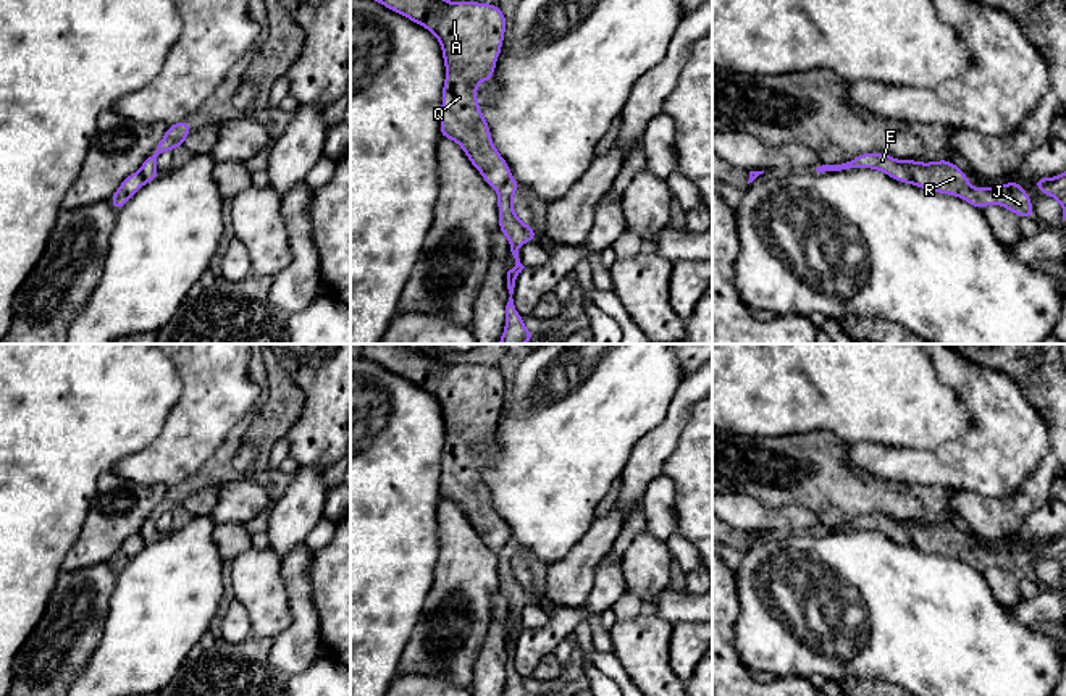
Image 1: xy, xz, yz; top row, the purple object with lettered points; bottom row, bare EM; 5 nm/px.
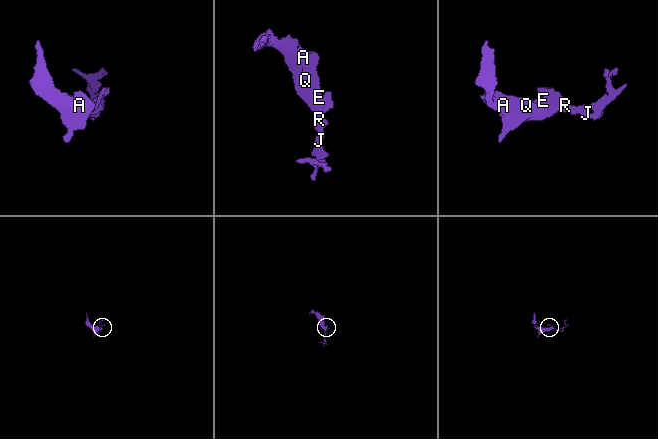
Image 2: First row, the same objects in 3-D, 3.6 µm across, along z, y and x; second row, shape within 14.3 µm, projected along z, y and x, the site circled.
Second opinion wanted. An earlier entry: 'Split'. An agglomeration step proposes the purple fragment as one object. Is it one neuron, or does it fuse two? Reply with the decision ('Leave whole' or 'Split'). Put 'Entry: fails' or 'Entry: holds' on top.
Entry: fails
Leave whole

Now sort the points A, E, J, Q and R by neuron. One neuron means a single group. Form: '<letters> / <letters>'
A E J Q R

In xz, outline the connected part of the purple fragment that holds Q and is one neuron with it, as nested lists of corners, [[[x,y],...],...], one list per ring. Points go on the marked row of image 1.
[[[376,0],[386,8],[409,18],[410,21],[433,32],[443,50],[446,65],[446,81],[443,86],[439,136],[455,140],[470,163],[481,173],[483,179],[497,191],[499,229],[510,241],[510,252],[515,265],[507,271],[509,302],[506,305],[506,328],[497,344],[523,344],[536,338],[523,325],[523,318],[514,305],[514,287],[518,275],[525,268],[520,263],[518,250],[522,242],[536,241],[536,229],[518,220],[512,208],[512,199],[518,189],[517,179],[510,174],[507,161],[496,150],[486,119],[476,100],[476,86],[491,81],[497,57],[504,42],[507,19],[499,6],[478,2],[447,2],[447,0]]]

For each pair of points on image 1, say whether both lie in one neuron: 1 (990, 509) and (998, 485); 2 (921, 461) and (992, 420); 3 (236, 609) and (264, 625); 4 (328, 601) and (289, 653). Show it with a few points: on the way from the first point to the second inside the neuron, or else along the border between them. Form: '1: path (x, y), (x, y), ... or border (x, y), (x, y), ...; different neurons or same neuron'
1: border (1028, 475), (1013, 493), (1003, 496), (958, 490); different neurons
2: path (939, 461), (953, 461), (976, 438); same neuron
3: border (235, 598), (247, 614), (251, 635); different neurons
4: border (309, 577), (318, 640), (323, 648); different neurons

